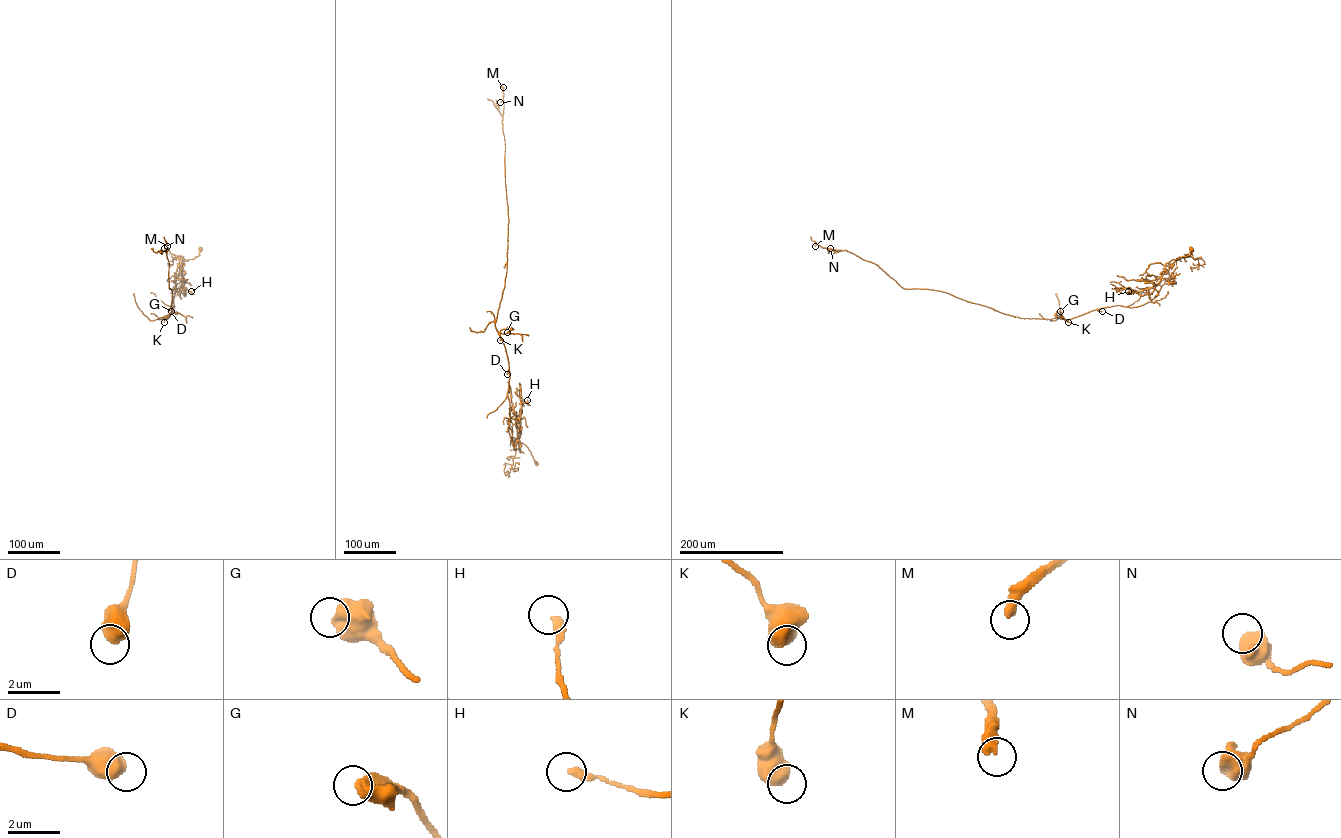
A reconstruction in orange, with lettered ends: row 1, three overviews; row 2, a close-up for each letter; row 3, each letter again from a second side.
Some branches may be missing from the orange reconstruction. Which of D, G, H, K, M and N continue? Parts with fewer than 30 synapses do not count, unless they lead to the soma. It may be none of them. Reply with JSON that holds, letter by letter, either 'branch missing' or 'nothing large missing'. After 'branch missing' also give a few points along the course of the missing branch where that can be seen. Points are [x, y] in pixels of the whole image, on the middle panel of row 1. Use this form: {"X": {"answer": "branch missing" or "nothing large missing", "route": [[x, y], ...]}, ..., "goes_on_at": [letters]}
{"D": {"answer": "nothing large missing"}, "G": {"answer": "nothing large missing"}, "H": {"answer": "nothing large missing"}, "K": {"answer": "nothing large missing"}, "M": {"answer": "branch missing"}, "N": {"answer": "nothing large missing"}, "goes_on_at": ["M"]}

